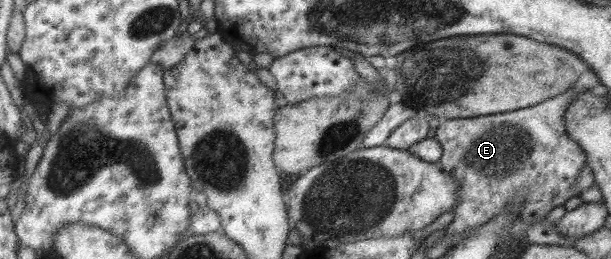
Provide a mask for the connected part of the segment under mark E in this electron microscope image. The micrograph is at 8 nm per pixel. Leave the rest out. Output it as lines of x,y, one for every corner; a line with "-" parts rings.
564,90
556,94
556,97
550,97
528,109
468,119
446,119
435,128
433,138
442,148
436,164
444,173
451,175
454,181
460,183
457,189
459,196
453,205
454,217
445,227
446,233
455,234
466,228
482,226
491,217
505,210
505,205
511,201
513,193
513,201
517,201
513,203
513,207
526,222
534,220
534,217
544,217
553,207
563,205
567,199
577,195
575,181
586,166
585,155
580,146
566,134
563,122
568,100
572,100
575,95
571,90

